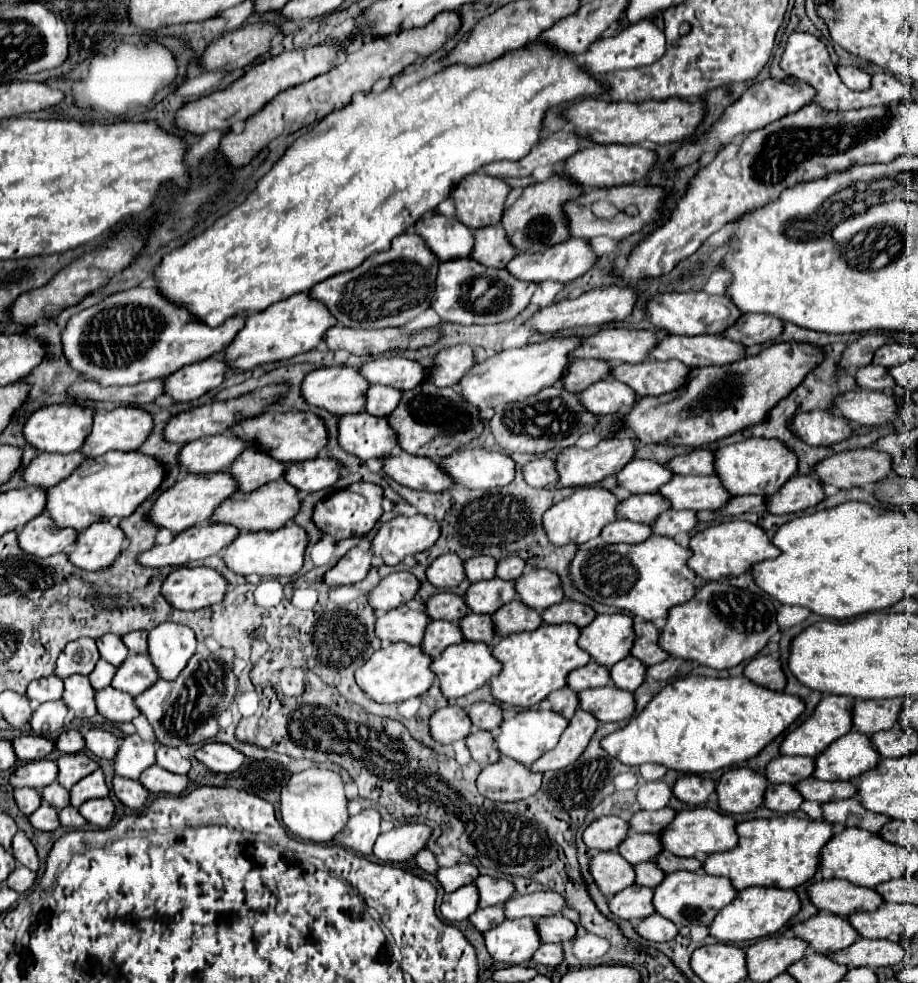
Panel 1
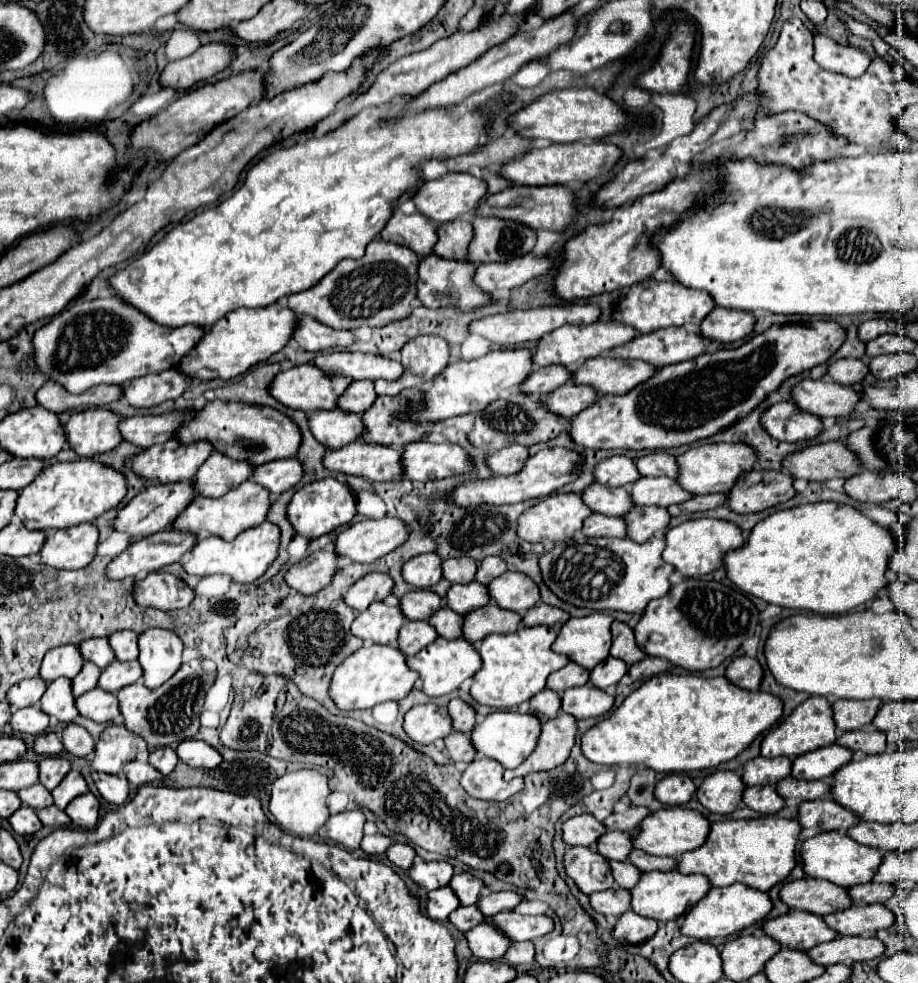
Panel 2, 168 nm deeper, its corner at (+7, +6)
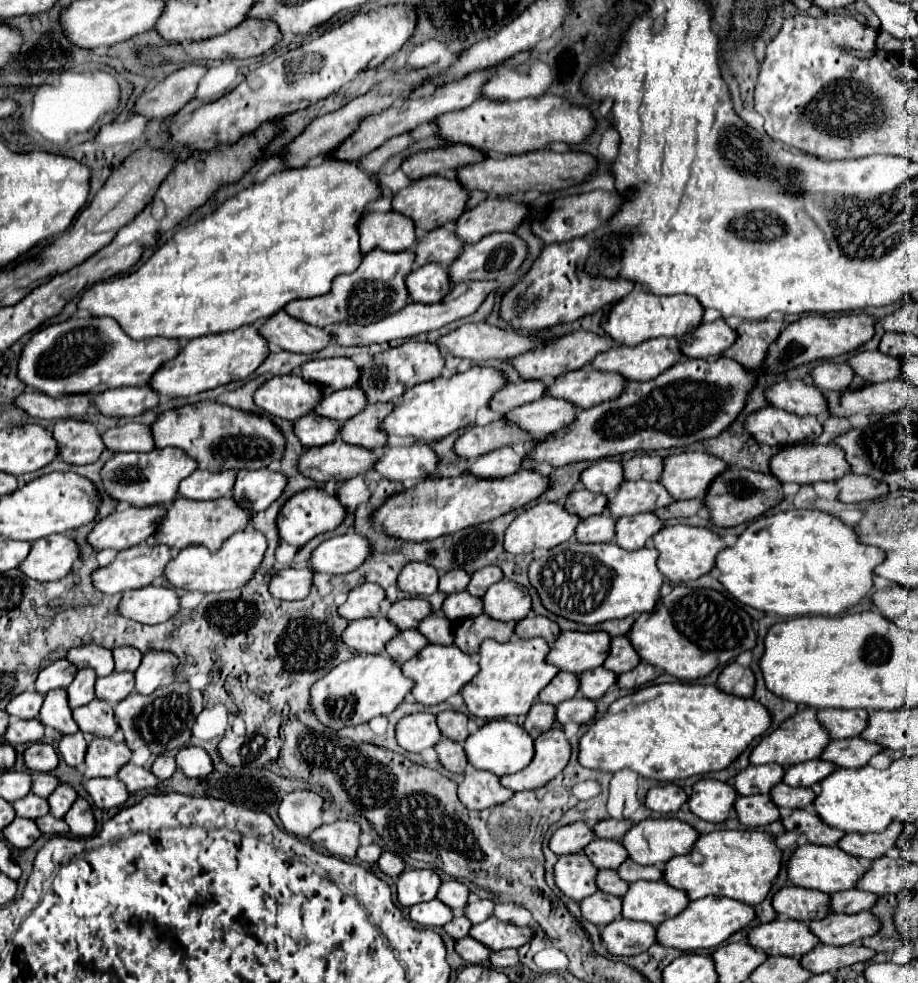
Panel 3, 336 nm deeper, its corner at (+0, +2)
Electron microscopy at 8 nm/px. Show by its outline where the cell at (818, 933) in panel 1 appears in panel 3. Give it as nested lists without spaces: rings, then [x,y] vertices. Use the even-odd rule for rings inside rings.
[[[790,918],[756,926],[748,934],[748,940],[754,948],[764,950],[766,954],[782,954],[794,958],[800,958],[818,946],[818,936],[814,936],[808,924]]]

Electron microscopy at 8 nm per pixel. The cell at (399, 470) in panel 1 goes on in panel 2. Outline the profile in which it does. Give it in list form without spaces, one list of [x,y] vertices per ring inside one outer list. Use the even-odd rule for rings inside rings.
[[[355,440],[339,450],[327,450],[323,456],[323,466],[331,472],[361,476],[371,482],[387,482],[401,478],[399,456],[401,452],[391,446],[377,446]]]

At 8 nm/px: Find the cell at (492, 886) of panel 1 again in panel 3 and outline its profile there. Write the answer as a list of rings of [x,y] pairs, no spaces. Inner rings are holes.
[[[448,880],[438,890],[436,898],[442,900],[444,904],[448,904],[452,910],[462,912],[468,906],[468,896],[470,896],[470,890],[466,884],[462,884],[458,880]]]

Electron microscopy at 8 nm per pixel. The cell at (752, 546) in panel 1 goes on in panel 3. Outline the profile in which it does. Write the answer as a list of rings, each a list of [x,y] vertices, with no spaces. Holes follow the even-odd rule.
[[[666,526],[662,528],[654,538],[652,538],[656,550],[660,552],[658,556],[658,568],[660,572],[674,584],[678,582],[690,582],[698,580],[704,574],[710,574],[716,566],[716,554],[726,548],[726,542],[712,532],[710,528],[700,528],[700,526]]]

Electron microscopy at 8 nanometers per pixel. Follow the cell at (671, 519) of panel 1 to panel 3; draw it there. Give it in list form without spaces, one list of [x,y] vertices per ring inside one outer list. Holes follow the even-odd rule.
[[[654,512],[622,516],[616,524],[616,544],[624,550],[640,550],[662,528],[664,522]]]

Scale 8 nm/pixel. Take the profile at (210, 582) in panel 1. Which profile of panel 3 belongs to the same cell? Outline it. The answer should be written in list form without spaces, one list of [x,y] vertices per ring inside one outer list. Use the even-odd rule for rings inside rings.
[[[154,584],[124,592],[120,600],[120,614],[142,624],[166,622],[174,618],[180,608],[180,598],[172,588]]]

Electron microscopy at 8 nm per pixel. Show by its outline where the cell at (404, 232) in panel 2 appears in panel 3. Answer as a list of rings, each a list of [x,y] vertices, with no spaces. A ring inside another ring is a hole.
[[[401,169],[396,170],[391,174],[392,184],[390,188],[383,188],[382,196],[370,202],[366,206],[364,218],[358,226],[360,230],[360,250],[362,254],[380,248],[386,252],[398,252],[398,250],[408,250],[408,248],[416,248],[418,244],[418,236],[416,236],[416,226],[412,224],[412,220],[408,216],[402,216],[400,212],[394,212],[391,206],[391,201],[394,196],[394,191],[399,191],[404,187],[409,186],[414,180],[407,176]]]

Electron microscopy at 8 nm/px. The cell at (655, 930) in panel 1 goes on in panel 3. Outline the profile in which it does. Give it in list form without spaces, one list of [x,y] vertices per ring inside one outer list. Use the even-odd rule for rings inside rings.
[[[618,918],[602,928],[602,940],[614,956],[636,956],[656,942],[654,932],[652,924]]]

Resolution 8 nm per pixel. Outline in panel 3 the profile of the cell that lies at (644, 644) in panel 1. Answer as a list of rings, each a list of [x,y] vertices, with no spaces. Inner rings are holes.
[[[616,636],[612,638],[612,646],[610,646],[610,654],[604,662],[604,666],[616,674],[628,672],[632,668],[636,668],[640,664],[640,656],[636,654],[636,650],[632,648],[632,642],[628,636]]]

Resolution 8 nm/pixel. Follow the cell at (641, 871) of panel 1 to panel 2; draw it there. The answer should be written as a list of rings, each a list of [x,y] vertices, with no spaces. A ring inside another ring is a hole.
[[[609,862],[609,868],[611,868],[611,874],[613,874],[615,882],[619,884],[619,888],[631,890],[641,876],[641,872],[635,866],[631,866],[631,862]]]

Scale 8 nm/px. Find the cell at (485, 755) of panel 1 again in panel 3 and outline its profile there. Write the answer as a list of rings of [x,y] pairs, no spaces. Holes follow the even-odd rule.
[[[442,738],[434,748],[436,748],[438,758],[444,764],[444,768],[448,768],[450,772],[464,772],[466,770],[468,760],[466,760],[466,752],[464,752],[462,744]]]

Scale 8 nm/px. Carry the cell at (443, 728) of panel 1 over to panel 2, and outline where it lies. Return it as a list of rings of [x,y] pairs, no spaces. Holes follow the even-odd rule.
[[[437,704],[413,706],[405,714],[403,730],[413,742],[419,744],[431,744],[433,740],[445,738],[447,734],[453,732],[447,708],[439,708]]]

